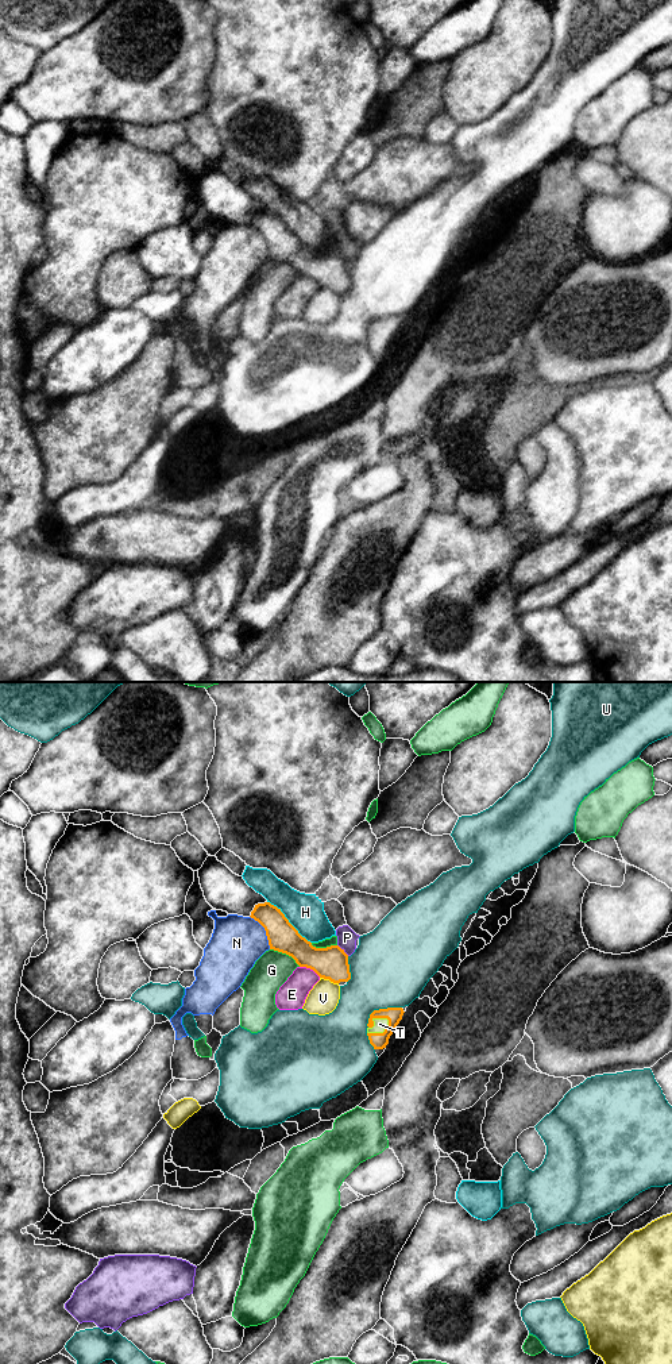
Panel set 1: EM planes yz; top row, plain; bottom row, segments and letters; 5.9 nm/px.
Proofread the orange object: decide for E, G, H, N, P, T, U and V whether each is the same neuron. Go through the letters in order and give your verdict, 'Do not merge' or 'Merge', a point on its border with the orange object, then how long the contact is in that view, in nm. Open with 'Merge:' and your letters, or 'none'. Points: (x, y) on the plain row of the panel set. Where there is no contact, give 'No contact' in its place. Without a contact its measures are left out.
Merge: T
E: Do not merge. Touches orange at yz (311, 277). Shared border 140 nm
G: Do not merge. Touches orange at yz (285, 261). Shared border 220 nm
H: Do not merge. Touches orange at yz (288, 230). Shared border 360 nm
N: Do not merge. Touches orange at yz (266, 241). Shared border 240 nm
P: Do not merge. Touches orange at yz (343, 258). Shared border 100 nm
T: Merge. Touches orange at yz (381, 342). Shared border 160 nm
U: Do not merge. Touches orange at yz (379, 318). Shared border 240 nm
V: Do not merge. Touches orange at yz (329, 288). Shared border 120 nm

